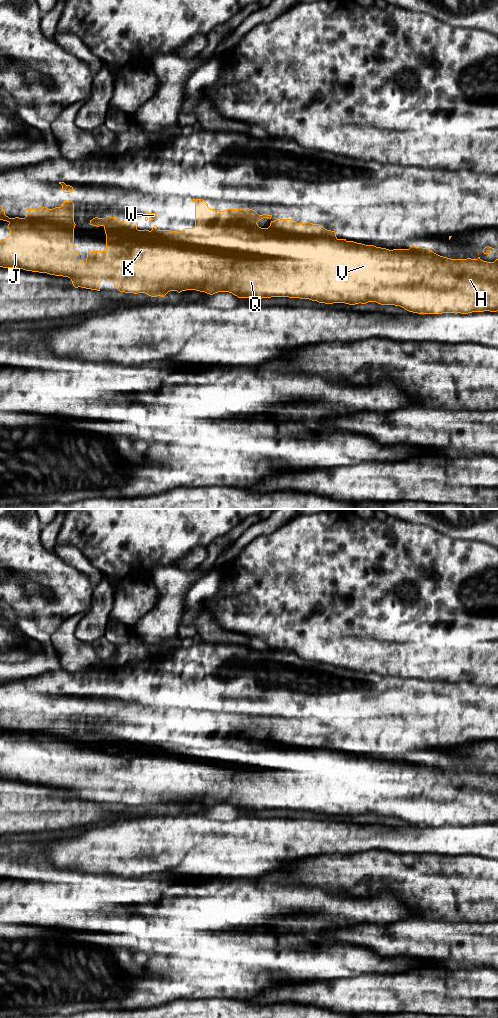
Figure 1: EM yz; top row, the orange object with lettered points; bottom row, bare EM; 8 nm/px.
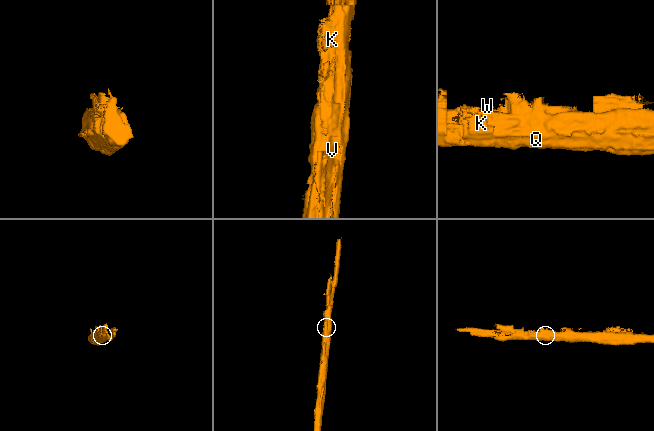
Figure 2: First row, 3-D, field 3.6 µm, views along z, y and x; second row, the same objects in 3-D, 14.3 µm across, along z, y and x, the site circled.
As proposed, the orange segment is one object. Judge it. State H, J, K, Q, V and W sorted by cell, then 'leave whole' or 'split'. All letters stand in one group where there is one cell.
groups H J K Q V W; leave whole

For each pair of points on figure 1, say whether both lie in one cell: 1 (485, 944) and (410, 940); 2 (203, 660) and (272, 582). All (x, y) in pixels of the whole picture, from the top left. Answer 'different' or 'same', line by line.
1: same
2: different

